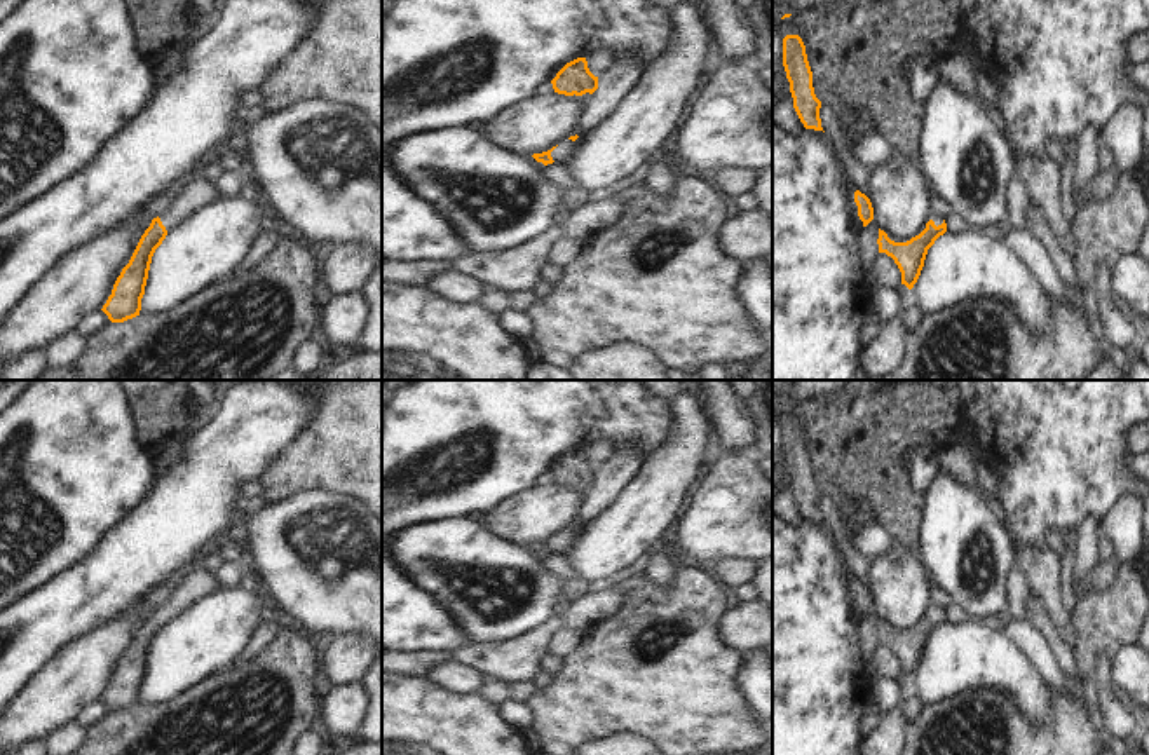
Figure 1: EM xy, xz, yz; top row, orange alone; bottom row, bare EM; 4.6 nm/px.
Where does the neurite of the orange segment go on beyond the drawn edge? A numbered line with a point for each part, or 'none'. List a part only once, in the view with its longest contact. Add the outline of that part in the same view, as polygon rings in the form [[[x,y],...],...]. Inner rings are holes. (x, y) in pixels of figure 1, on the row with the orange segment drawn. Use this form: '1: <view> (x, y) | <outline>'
1: xz (565, 152) | [[[581,134],[575,141],[563,139],[561,143],[558,143],[558,146],[551,152],[554,164],[568,166],[575,159],[582,139],[584,139],[584,134]]]

